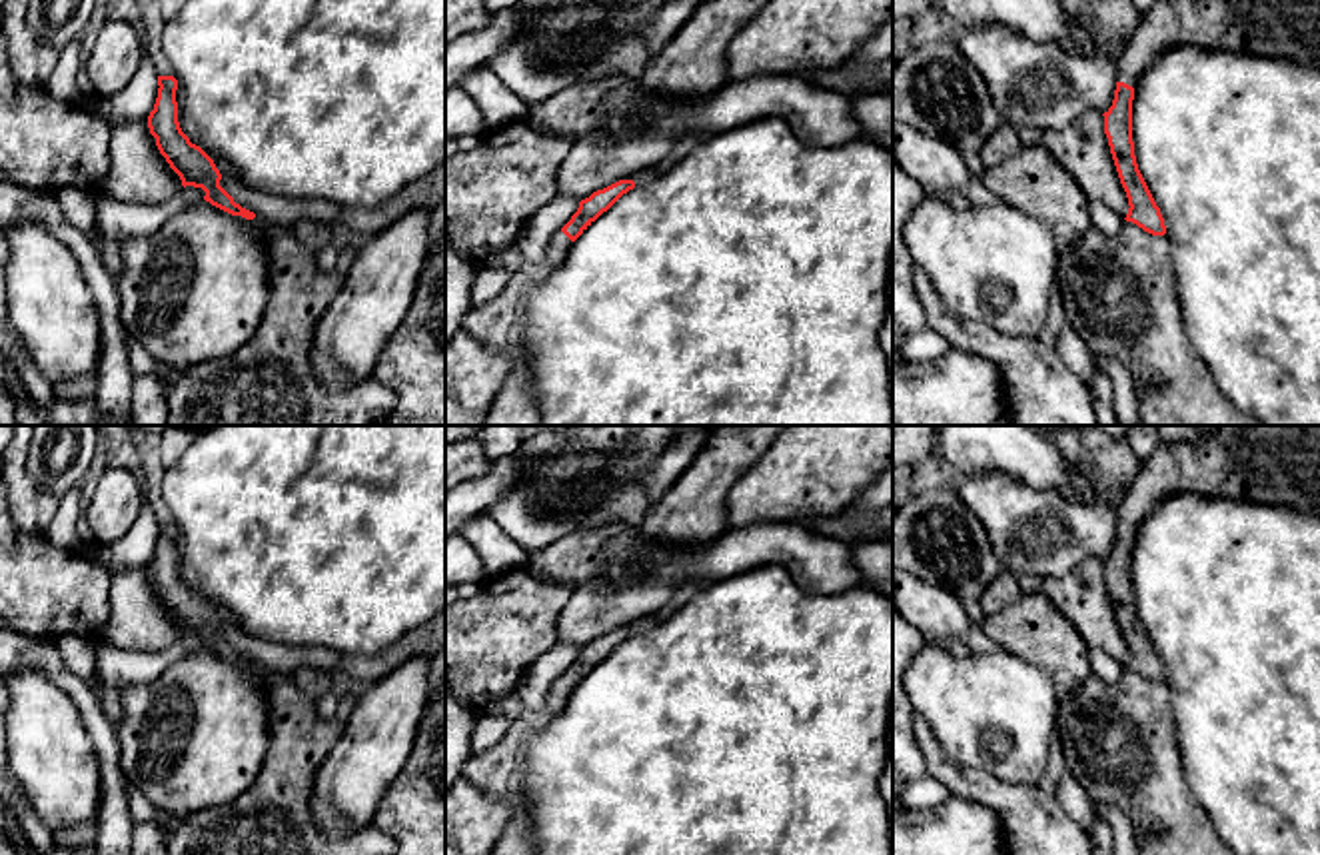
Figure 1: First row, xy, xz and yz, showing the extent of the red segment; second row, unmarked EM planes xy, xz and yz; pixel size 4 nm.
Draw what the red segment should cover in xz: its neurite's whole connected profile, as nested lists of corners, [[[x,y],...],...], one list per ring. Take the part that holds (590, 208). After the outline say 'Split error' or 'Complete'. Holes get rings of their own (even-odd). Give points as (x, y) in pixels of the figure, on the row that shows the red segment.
[[[619,180],[603,190],[593,192],[589,198],[579,202],[577,212],[571,220],[551,236],[545,250],[543,270],[555,270],[567,258],[573,242],[603,214],[607,212],[623,194],[635,188],[633,180]]]. Split error

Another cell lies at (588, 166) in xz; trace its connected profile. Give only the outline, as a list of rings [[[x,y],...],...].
[[[635,126],[613,146],[601,146],[601,132],[591,130],[573,142],[557,168],[557,194],[585,200],[619,180],[633,180],[669,156],[677,138],[643,136]]]

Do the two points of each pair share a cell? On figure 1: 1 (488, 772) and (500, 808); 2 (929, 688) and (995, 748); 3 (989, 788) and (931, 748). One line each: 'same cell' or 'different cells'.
1: different cells
2: same cell
3: same cell

